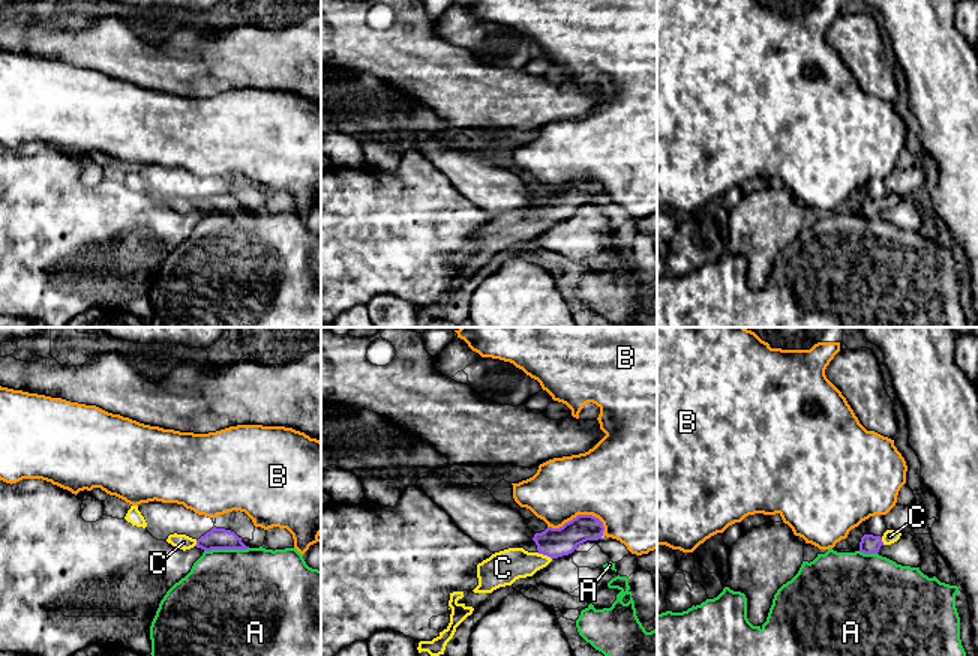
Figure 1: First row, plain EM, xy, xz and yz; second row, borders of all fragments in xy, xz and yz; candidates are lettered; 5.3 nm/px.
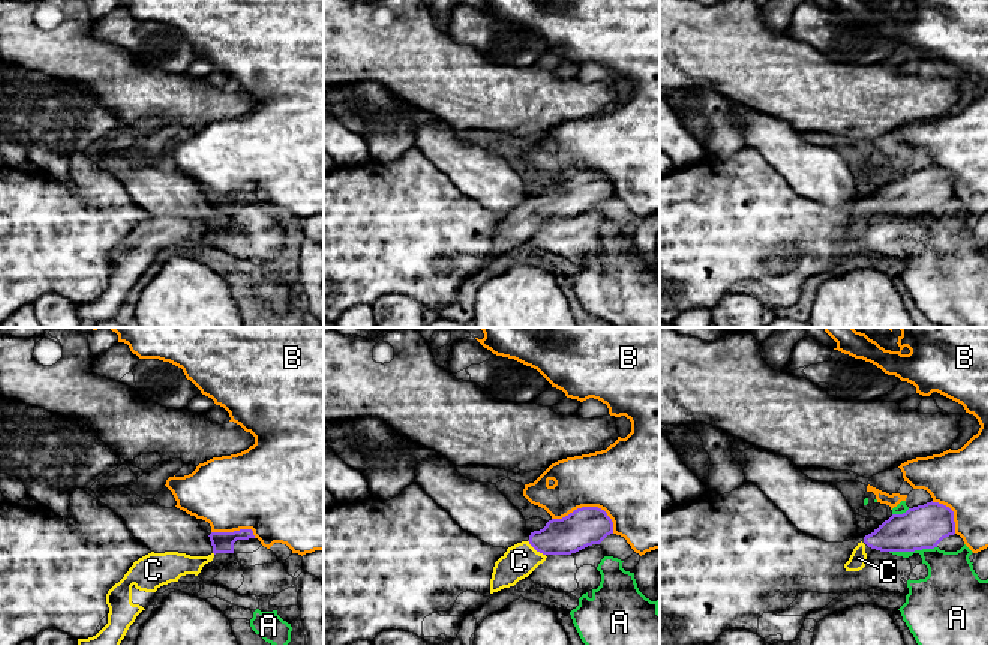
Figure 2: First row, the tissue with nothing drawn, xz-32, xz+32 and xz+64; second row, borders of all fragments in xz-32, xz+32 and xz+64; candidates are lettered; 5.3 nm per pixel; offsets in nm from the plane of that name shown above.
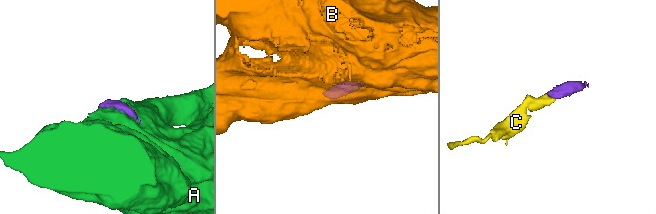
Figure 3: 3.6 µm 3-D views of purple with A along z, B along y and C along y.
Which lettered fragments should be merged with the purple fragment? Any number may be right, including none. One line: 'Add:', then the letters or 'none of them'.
Add: C

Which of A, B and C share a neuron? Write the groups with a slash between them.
A / B / C

